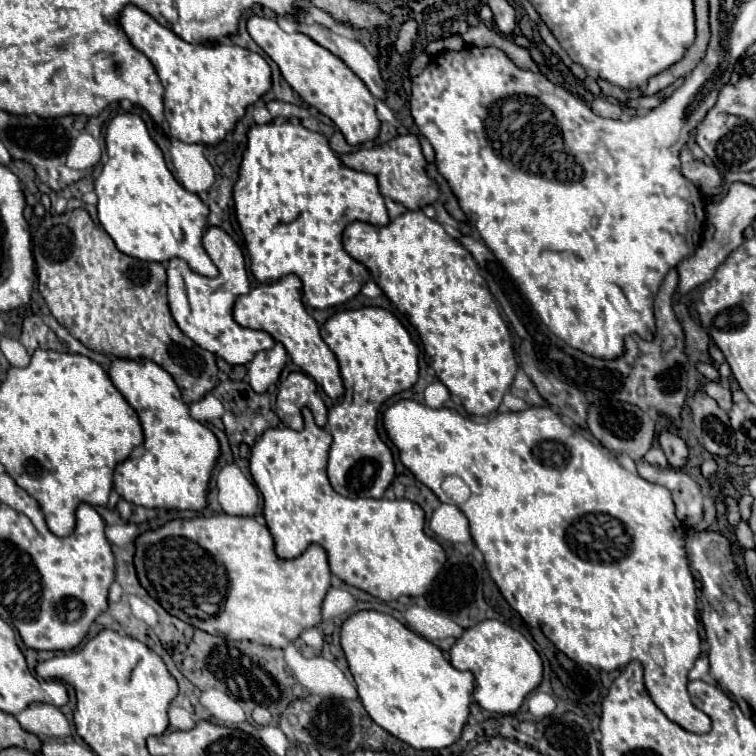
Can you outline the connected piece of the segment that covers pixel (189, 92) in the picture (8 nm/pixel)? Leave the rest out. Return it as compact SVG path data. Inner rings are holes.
M127 5L121 11L119 25L131 45L145 53L155 65L165 90L163 103L169 131L183 143L219 143L227 131L235 127L235 121L245 115L247 105L271 89L271 69L267 61L249 49L225 41L211 45L187 43L135 5Z

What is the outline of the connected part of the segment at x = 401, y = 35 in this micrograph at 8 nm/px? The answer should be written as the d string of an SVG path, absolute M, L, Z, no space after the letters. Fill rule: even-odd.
M407 19L399 31L397 31L397 39L395 39L395 49L405 55L411 51L413 47L413 41L415 41L415 35L417 35L417 21L415 19Z

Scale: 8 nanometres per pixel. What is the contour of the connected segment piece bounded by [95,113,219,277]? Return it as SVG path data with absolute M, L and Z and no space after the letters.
M133 113L115 115L107 127L105 143L107 143L107 157L109 159L103 165L103 171L95 181L95 193L99 197L97 211L99 211L101 227L115 241L117 249L121 253L137 257L141 261L165 263L173 257L179 257L179 259L187 261L195 273L205 275L205 277L215 277L219 271L201 245L201 237L207 227L209 207L195 193L187 193L187 189L183 189L175 181L173 173L165 165L161 149L149 137L149 131L147 131L147 125L143 123L143 119Z

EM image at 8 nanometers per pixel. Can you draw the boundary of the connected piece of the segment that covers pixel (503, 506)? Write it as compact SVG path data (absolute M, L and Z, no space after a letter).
M399 401L391 405L383 413L383 427L393 441L393 445L399 449L401 463L423 483L427 485L442 503L453 502L441 489L441 481L445 475L459 475L469 487L471 487L471 499L456 506L465 513L469 519L471 537L477 545L477 549L485 557L487 571L491 579L497 583L501 595L507 599L507 603L523 617L525 623L533 625L537 623L547 639L555 643L559 651L563 651L569 659L573 659L579 665L593 665L603 671L613 671L629 661L637 659L645 667L645 687L653 699L653 703L677 725L691 733L707 733L711 729L711 719L699 711L687 693L687 673L691 671L693 663L701 655L701 639L699 639L699 621L697 621L697 587L695 579L689 571L687 553L685 553L685 527L675 517L675 507L671 501L671 493L667 487L645 481L641 475L631 473L619 465L619 461L605 451L603 445L591 443L581 433L571 429L561 421L561 417L551 407L529 407L523 411L511 411L511 413L497 413L487 423L475 423L467 417L461 417L455 409L431 409L417 401Z

